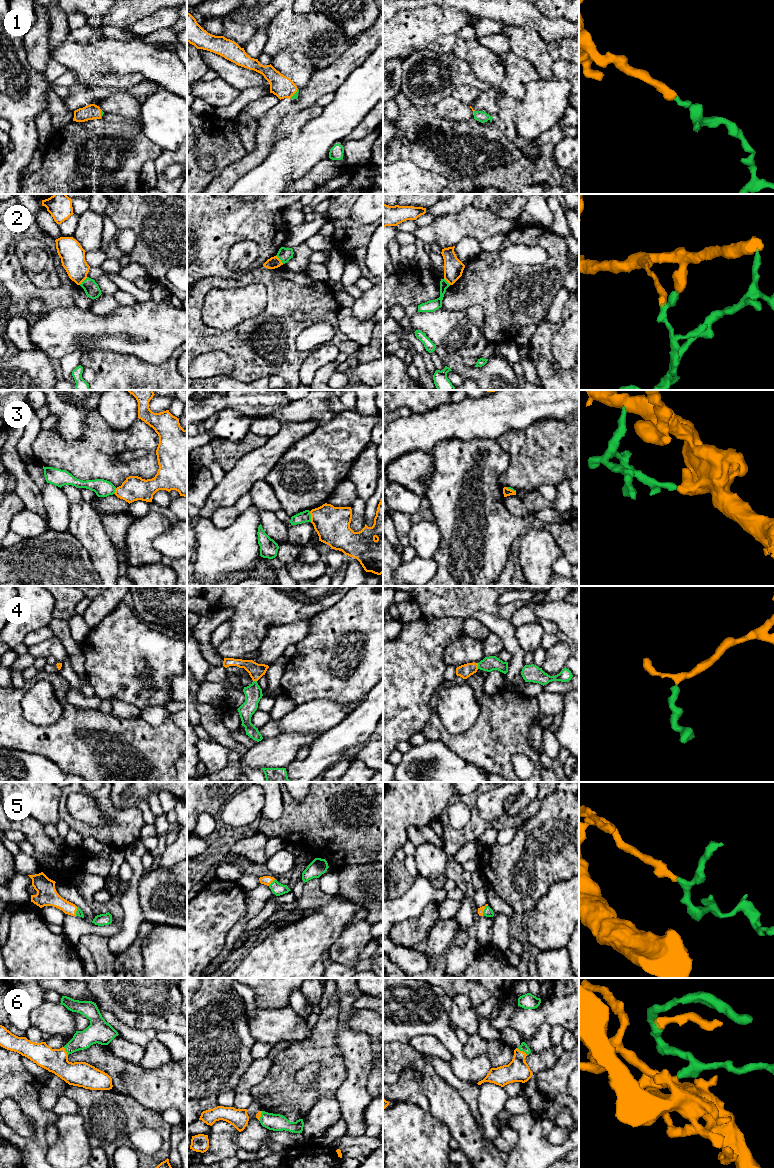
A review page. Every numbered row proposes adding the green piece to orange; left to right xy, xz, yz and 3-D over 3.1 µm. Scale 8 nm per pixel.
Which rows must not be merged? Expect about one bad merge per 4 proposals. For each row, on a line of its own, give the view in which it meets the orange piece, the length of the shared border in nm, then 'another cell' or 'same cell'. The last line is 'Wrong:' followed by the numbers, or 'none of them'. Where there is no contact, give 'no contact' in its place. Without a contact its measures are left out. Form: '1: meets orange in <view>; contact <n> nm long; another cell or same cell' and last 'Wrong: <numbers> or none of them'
1: meets orange in xz; contact 100 nm long; same cell
2: meets orange in xz; contact 90 nm long; another cell
3: meets orange in xz; contact 90 nm long; another cell
4: meets orange in yz; contact 50 nm long; same cell
5: meets orange in xz; contact 80 nm long; same cell
6: meets orange in yz; contact 100 nm long; same cell
Wrong: 2, 3

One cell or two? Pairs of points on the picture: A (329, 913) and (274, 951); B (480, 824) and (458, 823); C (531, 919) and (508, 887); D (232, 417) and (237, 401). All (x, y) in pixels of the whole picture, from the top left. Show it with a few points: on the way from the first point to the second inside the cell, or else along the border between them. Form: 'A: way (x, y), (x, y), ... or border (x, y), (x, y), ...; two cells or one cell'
A: way (315, 927), (291, 951), (288, 951); one cell
B: border (461, 800), (469, 808), (470, 820), (457, 830); two cells
C: border (542, 896), (536, 906), (525, 916); two cells
D: border (219, 411), (234, 409), (249, 416); two cells

